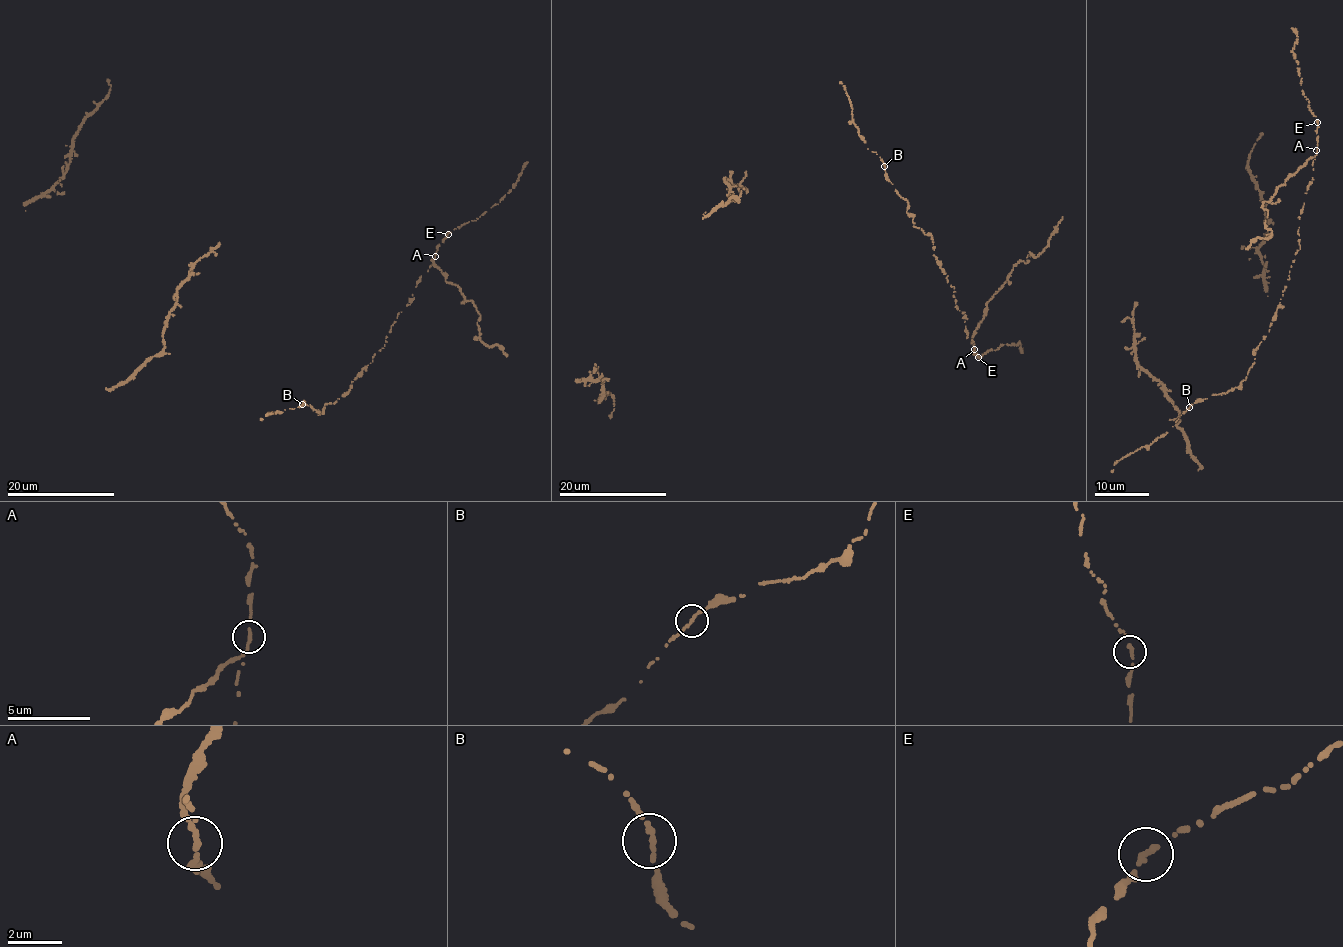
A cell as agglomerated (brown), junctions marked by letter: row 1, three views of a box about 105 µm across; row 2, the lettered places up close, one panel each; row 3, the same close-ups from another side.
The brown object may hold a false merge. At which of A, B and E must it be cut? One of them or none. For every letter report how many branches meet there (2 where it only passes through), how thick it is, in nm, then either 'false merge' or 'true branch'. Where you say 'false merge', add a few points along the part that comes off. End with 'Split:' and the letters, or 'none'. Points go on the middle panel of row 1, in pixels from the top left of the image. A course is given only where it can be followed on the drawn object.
A: 2 | 190 nm | false merge | (974, 349), (973, 334), (986, 302), (1019, 261), (1028, 262), (1030, 253), (1036, 258), (1048, 245), (1062, 216)
B: 2 | 180 nm | true branch
E: 2 | 190 nm | true branch
Split: A

